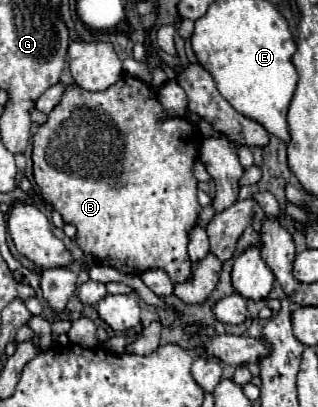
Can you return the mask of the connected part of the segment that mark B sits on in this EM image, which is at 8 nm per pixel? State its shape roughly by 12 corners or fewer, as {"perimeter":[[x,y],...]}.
{"perimeter":[[121,75],[33,135],[41,195],[121,273],[191,275],[199,129]]}

